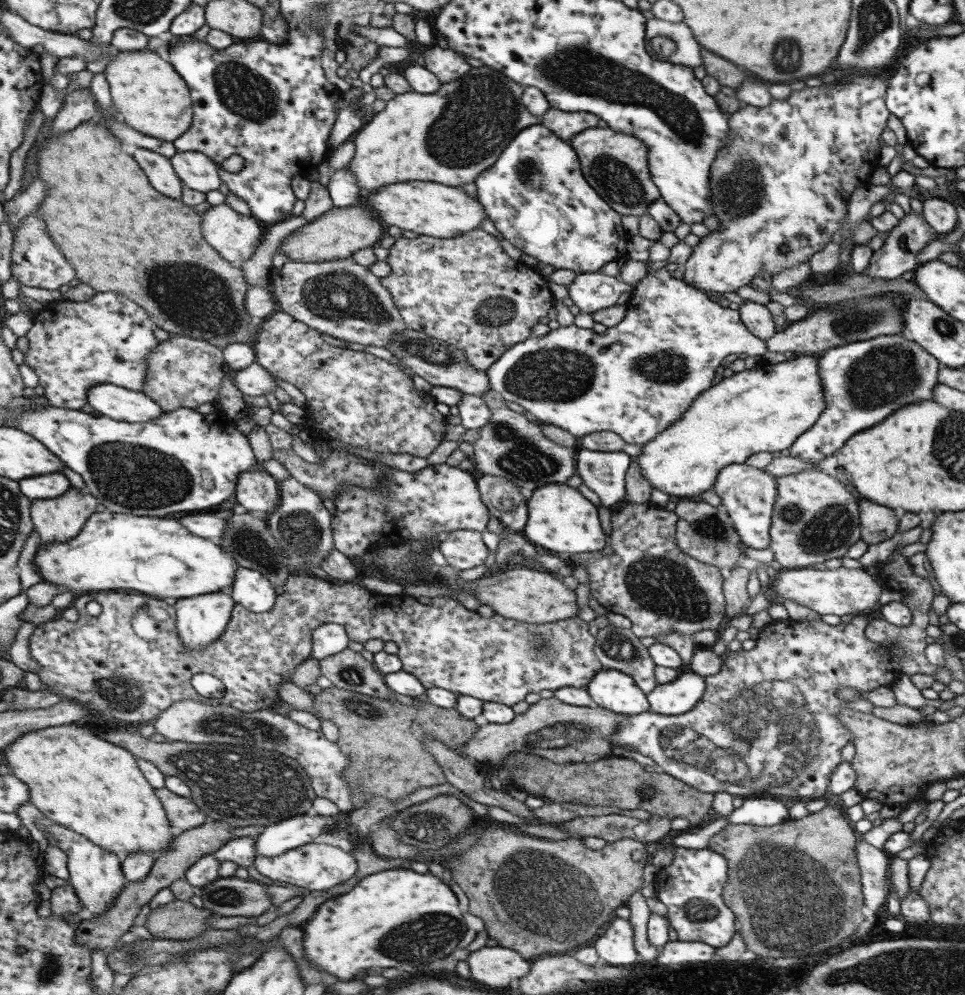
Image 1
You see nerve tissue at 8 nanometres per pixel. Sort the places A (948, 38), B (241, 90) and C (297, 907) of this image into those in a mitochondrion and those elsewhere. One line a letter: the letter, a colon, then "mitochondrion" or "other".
A: other
B: mitochondrion
C: other

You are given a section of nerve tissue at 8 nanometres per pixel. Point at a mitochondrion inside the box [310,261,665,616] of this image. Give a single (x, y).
(560, 374)

